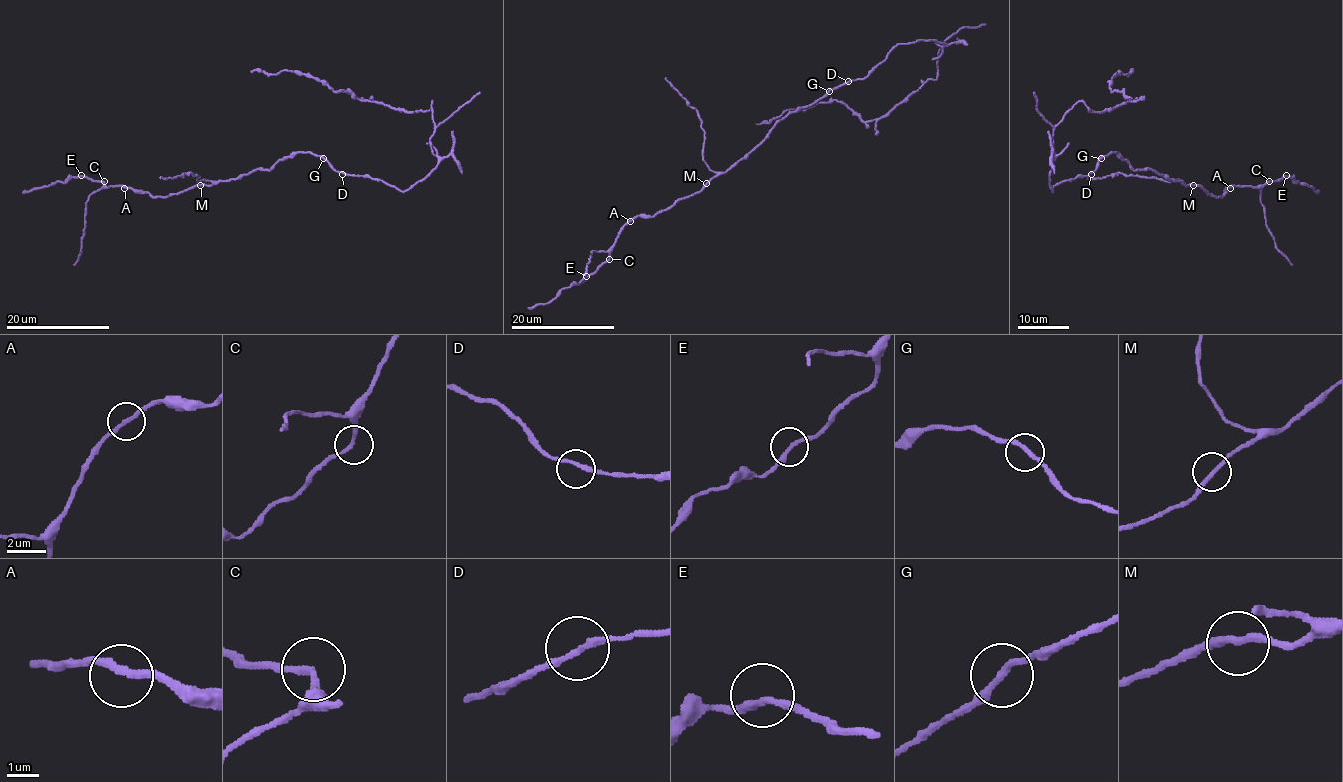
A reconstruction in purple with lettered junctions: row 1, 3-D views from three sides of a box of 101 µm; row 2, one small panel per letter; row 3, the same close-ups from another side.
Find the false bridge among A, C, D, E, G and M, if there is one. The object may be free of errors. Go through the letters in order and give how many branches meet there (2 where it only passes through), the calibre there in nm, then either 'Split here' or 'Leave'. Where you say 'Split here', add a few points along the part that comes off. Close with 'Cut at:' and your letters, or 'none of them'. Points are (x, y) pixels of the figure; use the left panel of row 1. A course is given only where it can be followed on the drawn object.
A: Branches: 2. Thickness 220 nm. Leave
C: Branches: 2. Thickness 200 nm. Leave
D: Branches: 2. Thickness 200 nm. Leave
E: Branches: 2. Thickness 220 nm. Leave
G: Branches: 2. Thickness 220 nm. Leave
M: Branches: 2. Thickness 220 nm. Leave
Cut at: none of them

